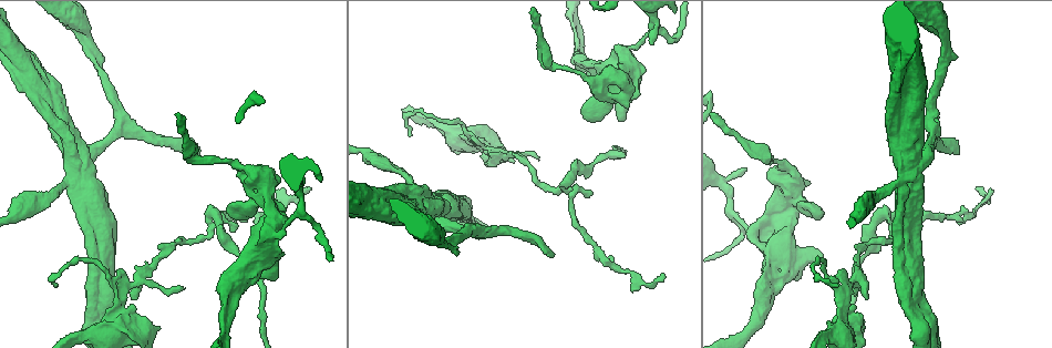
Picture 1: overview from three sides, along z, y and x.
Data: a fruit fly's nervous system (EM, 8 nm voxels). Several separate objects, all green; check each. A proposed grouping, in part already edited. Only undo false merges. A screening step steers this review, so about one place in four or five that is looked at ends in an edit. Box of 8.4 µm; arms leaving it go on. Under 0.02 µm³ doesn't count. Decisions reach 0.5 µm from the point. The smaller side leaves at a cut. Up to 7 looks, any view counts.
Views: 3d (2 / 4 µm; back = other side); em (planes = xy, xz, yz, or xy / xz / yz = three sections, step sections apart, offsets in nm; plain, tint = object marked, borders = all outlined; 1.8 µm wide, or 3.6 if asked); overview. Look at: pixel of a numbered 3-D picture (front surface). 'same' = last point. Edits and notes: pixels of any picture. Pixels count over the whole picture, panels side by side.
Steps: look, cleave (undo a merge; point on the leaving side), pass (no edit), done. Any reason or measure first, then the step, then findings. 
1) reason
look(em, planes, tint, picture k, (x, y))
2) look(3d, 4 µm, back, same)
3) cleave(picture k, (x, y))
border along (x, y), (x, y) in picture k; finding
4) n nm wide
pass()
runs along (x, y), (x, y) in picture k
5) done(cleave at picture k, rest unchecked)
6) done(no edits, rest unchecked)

touches itself
look(em, planes, borders, picture 1, (34, 94))

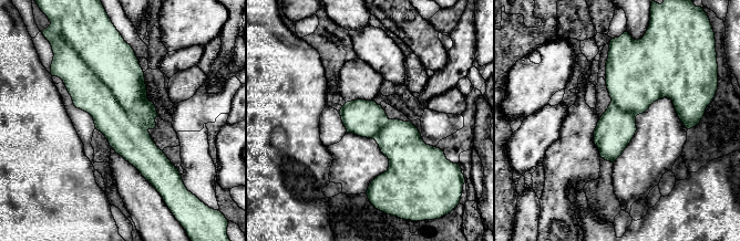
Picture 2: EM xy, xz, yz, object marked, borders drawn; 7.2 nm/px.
pass()
continuous, no second neuron

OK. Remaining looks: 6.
thick turns thin
look(3d, 4 µm, picture 1, (915, 154))

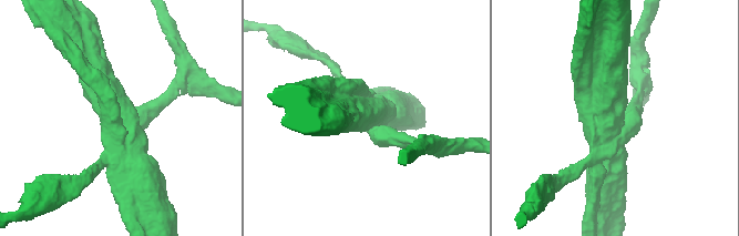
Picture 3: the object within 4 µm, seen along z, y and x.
4 arms; now the EM
look(em, planes, tint, picture 3, (369, 117))

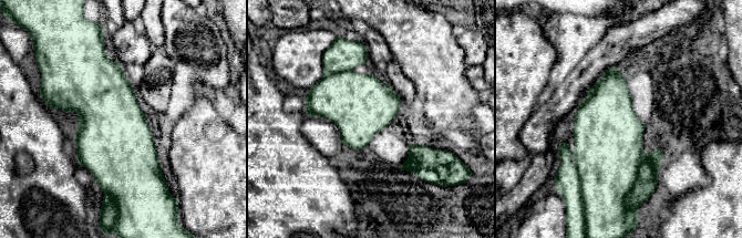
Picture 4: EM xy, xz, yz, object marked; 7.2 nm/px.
cleave(picture 4, (647, 175))
border along (645, 154), (634, 187), (627, 196) in picture 4; a second neuron is stuck on

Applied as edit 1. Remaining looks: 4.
redraw
look(overview)

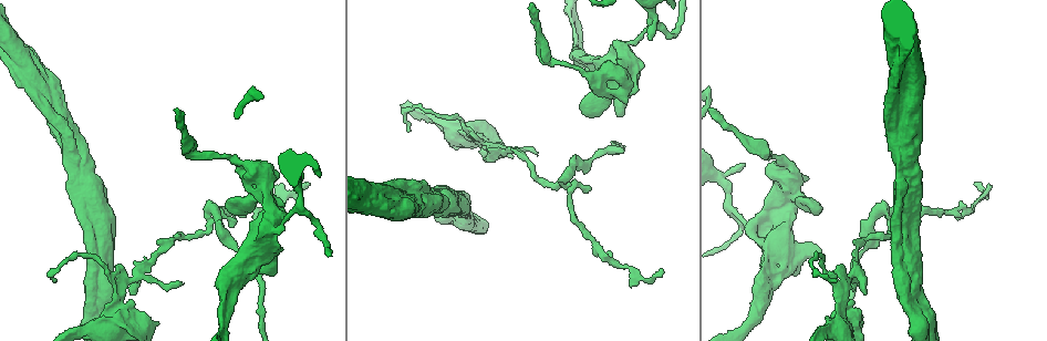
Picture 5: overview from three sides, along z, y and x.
sudden change in width
look(em, planes, plain, picture 5, (276, 231))

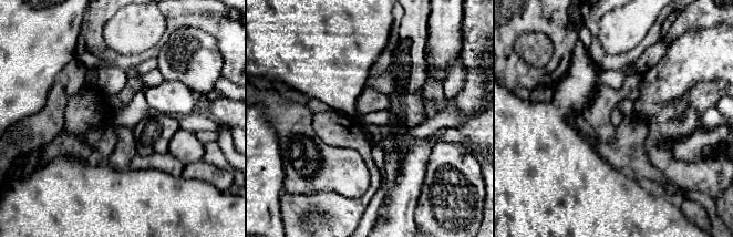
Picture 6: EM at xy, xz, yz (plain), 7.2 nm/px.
look(em, planes, tint, same)

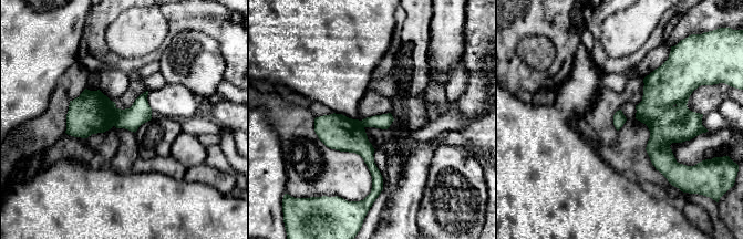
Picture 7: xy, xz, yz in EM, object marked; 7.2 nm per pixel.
cleave(picture 7, (131, 118))
border along (117, 108), (113, 125) in picture 7; two neurons meet here

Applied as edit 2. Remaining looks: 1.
done(cleave at picture 4, cleave at picture 7, rest unchecked)

